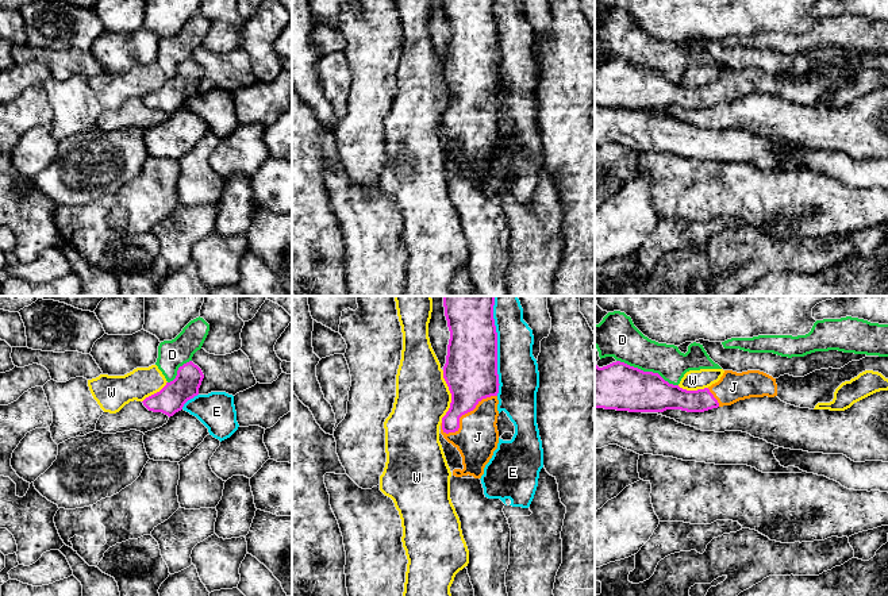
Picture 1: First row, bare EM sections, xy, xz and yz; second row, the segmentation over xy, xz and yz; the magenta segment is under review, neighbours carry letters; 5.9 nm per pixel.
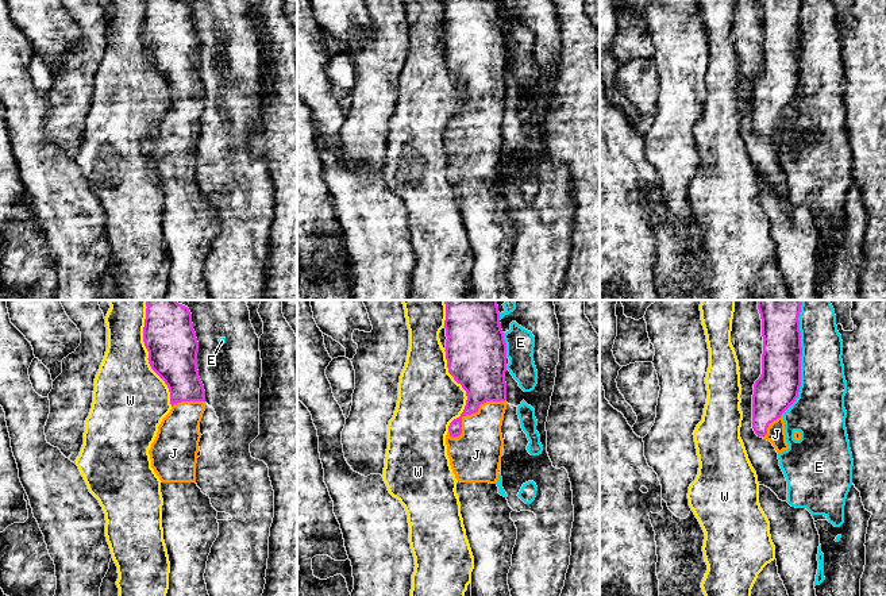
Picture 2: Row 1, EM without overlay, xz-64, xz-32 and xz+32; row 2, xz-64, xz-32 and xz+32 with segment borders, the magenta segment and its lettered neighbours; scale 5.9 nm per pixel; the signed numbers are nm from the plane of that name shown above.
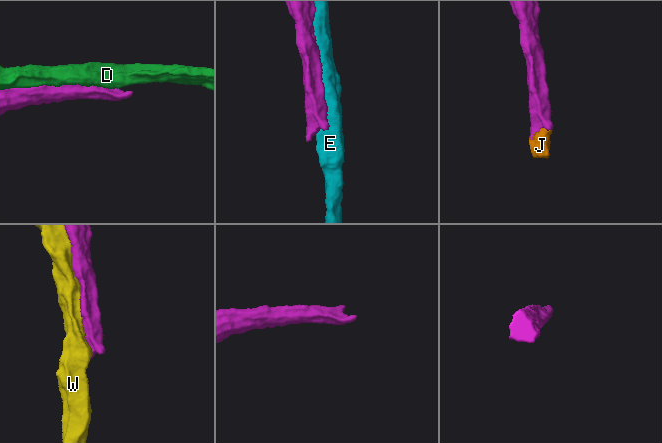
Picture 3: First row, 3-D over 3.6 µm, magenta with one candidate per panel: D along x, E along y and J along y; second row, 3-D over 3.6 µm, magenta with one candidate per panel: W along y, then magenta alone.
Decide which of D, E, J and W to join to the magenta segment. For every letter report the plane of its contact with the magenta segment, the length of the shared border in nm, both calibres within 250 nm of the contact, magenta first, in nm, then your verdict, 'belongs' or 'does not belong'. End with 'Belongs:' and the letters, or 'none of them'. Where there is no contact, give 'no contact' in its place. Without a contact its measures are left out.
D: meets magenta in yz; contact 400 nm long; 280 nm thick on the magenta side, 220 nm on the other; does not belong
E: meets magenta in xz; contact 550 nm long; 320 nm thick on the magenta side, 240 nm on the other; does not belong
J: meets magenta in xz; contact 400 nm long; 320 nm thick on the magenta side, 260 nm on the other; belongs
W: meets magenta in xz; contact 320 nm long; 320 nm thick on the magenta side, 320 nm on the other; does not belong
Belongs: J

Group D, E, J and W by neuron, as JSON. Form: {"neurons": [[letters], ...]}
{"neurons": [["D"], ["E"], ["J"], ["W"]]}

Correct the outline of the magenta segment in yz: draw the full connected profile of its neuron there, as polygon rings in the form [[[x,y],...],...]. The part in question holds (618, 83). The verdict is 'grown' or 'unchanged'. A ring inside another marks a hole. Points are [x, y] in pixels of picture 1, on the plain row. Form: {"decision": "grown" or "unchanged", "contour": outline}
{"decision": "grown", "contour": [[[865,54],[841,66],[820,66],[804,74],[784,72],[773,76],[760,68],[724,68],[720,77],[711,84],[687,88],[669,81],[658,70],[616,58],[603,65],[595,64],[595,105],[704,109],[750,95],[777,93],[787,101],[814,107],[818,100],[833,99],[834,89],[842,80],[865,68],[879,69],[888,76],[888,54]]]}

